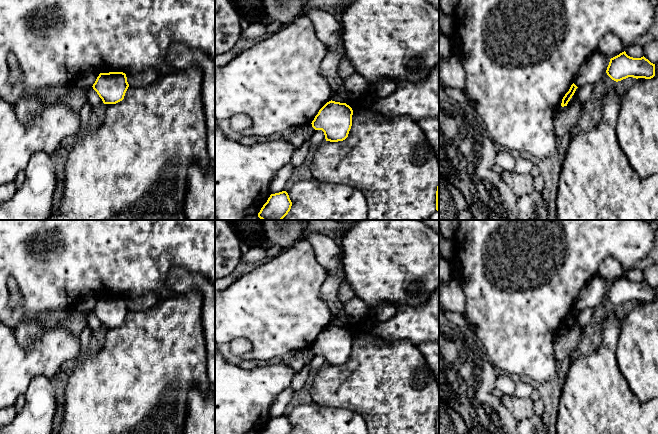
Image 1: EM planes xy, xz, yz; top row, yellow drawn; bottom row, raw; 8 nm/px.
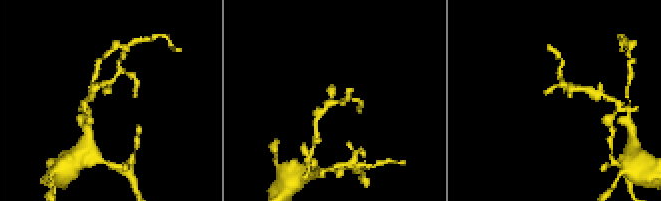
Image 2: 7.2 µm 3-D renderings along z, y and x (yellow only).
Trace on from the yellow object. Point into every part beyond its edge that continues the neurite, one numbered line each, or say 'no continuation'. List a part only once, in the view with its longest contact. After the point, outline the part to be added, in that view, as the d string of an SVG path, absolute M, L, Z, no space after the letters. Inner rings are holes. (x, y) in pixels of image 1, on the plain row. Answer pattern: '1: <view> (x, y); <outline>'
no continuation

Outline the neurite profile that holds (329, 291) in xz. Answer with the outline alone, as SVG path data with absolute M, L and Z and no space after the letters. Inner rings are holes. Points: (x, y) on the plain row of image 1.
M337 273L328 275L321 287L320 295L332 313L331 324L340 327L346 327L350 322L344 312L344 304L338 299L338 290L344 281L346 281L345 275Z

